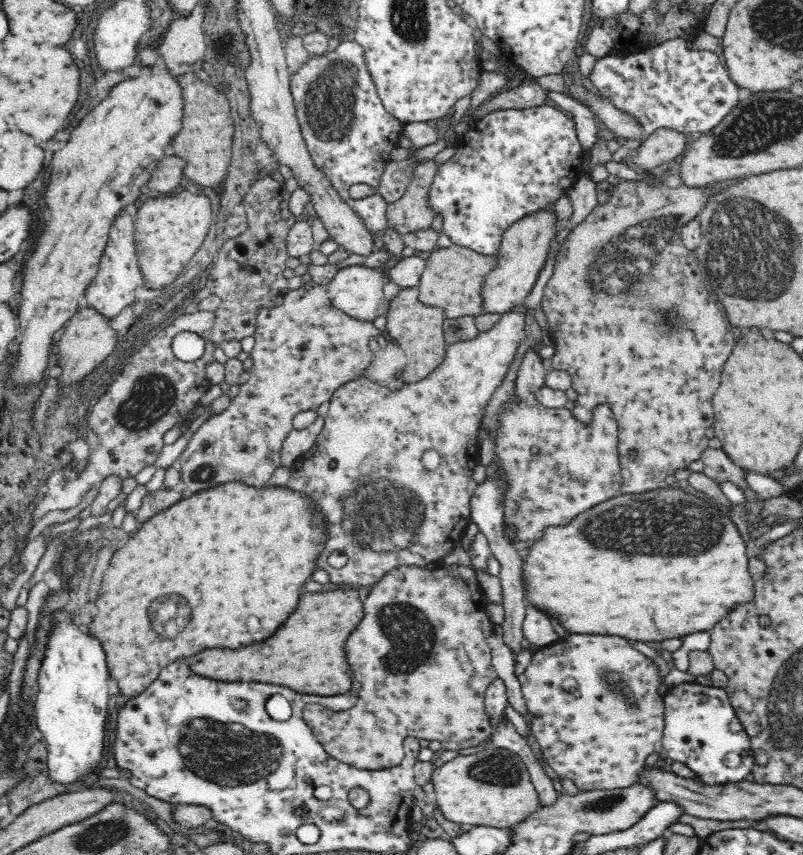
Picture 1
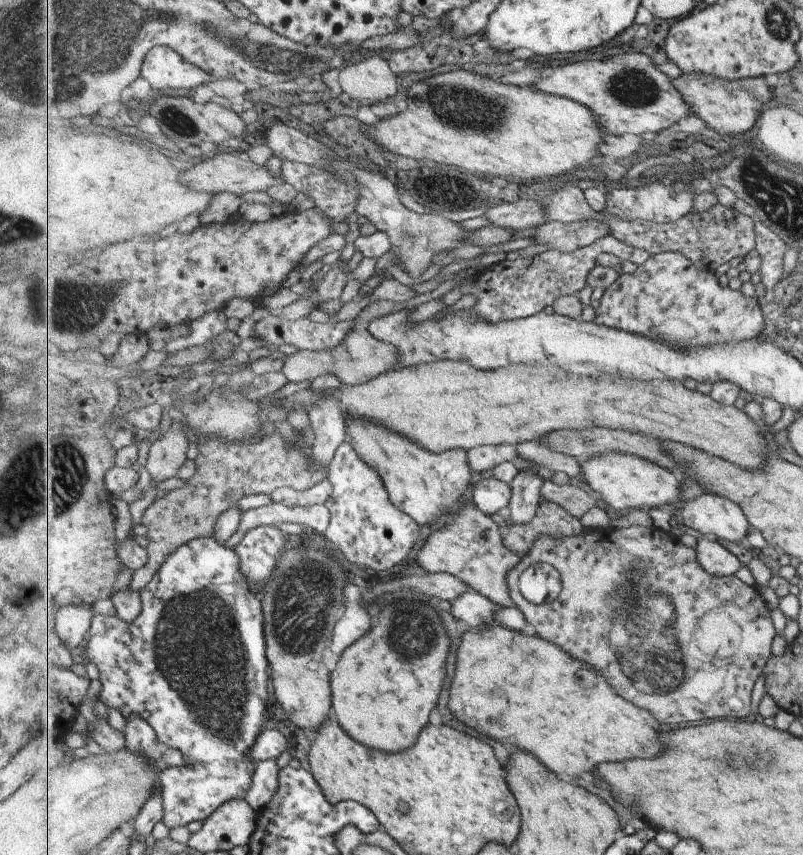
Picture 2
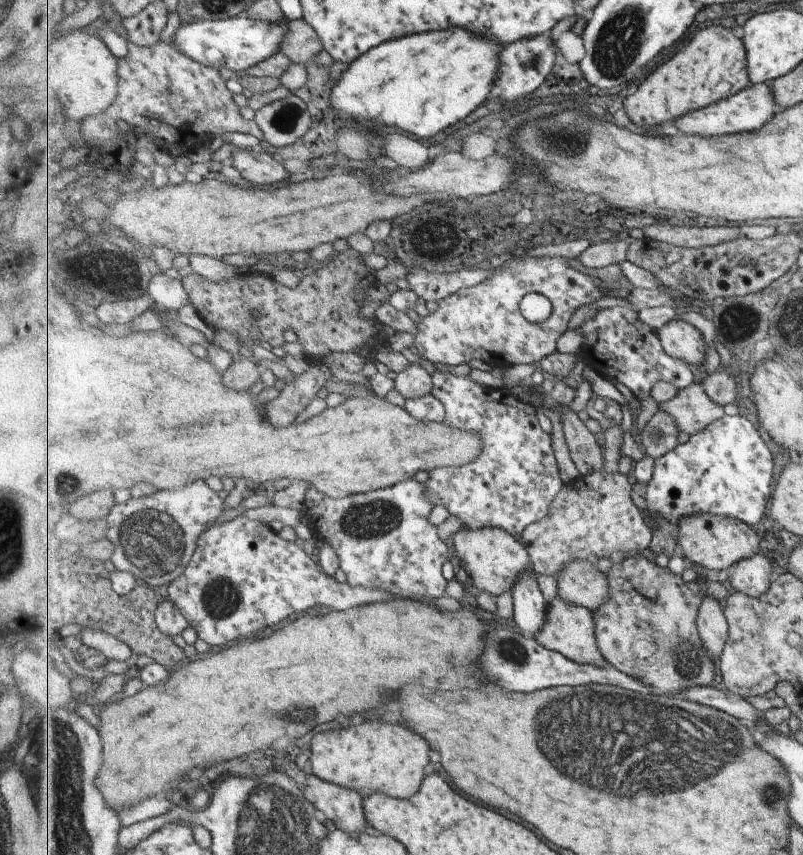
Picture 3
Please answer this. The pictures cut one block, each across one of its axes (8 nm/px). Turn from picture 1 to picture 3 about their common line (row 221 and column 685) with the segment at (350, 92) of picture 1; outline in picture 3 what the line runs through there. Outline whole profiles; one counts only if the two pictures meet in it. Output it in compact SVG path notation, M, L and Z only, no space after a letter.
M602 308L596 316L580 326L579 330L585 336L581 348L583 362L593 366L605 378L623 383L639 399L652 396L653 387L661 381L671 382L679 389L692 385L695 374L689 363L673 358L661 344L659 334L641 320L639 311L631 309Z

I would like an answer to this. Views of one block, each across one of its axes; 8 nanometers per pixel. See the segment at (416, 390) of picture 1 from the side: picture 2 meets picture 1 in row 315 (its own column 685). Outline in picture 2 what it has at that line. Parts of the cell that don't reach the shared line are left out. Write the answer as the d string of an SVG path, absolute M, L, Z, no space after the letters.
M707 493L679 507L681 521L701 535L741 544L752 528L739 504L719 494Z

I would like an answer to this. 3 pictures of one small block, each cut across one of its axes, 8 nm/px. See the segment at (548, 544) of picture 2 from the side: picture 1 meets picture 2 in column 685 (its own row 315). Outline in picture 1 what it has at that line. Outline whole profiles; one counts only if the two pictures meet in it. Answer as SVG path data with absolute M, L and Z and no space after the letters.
M620 179L620 183L612 188L612 192L607 193L607 202L603 205L596 205L596 208L582 222L572 226L572 231L566 236L566 241L561 246L553 275L543 290L542 310L548 318L548 326L554 330L555 352L551 358L552 368L568 372L574 378L571 387L578 393L575 407L571 410L573 415L580 422L589 424L594 418L594 408L598 404L608 404L615 414L619 430L618 452L622 466L621 474L624 479L623 494L639 494L660 488L667 489L666 477L674 475L676 470L686 469L691 462L701 459L702 453L708 448L709 438L706 437L706 429L710 429L714 424L712 396L718 388L722 366L734 348L734 336L732 336L732 332L728 331L724 314L720 312L716 302L708 296L706 288L702 284L692 286L692 278L688 280L690 284L688 282L684 284L684 280L678 282L678 278L684 278L688 274L684 268L688 268L688 260L692 258L690 256L691 250L682 246L681 228L688 221L697 218L705 207L708 196L714 194L714 186L718 186L718 184L712 182L712 186L706 185L706 188L694 188L684 184L678 188L671 188L655 179L651 184Z

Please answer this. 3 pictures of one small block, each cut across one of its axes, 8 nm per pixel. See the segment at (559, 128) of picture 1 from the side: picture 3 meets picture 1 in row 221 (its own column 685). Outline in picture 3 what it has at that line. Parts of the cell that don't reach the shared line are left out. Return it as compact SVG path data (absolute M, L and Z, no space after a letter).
M725 415L707 430L694 434L677 448L658 458L648 483L649 510L678 526L684 518L699 513L737 518L749 526L763 520L775 486L773 453L751 420Z

